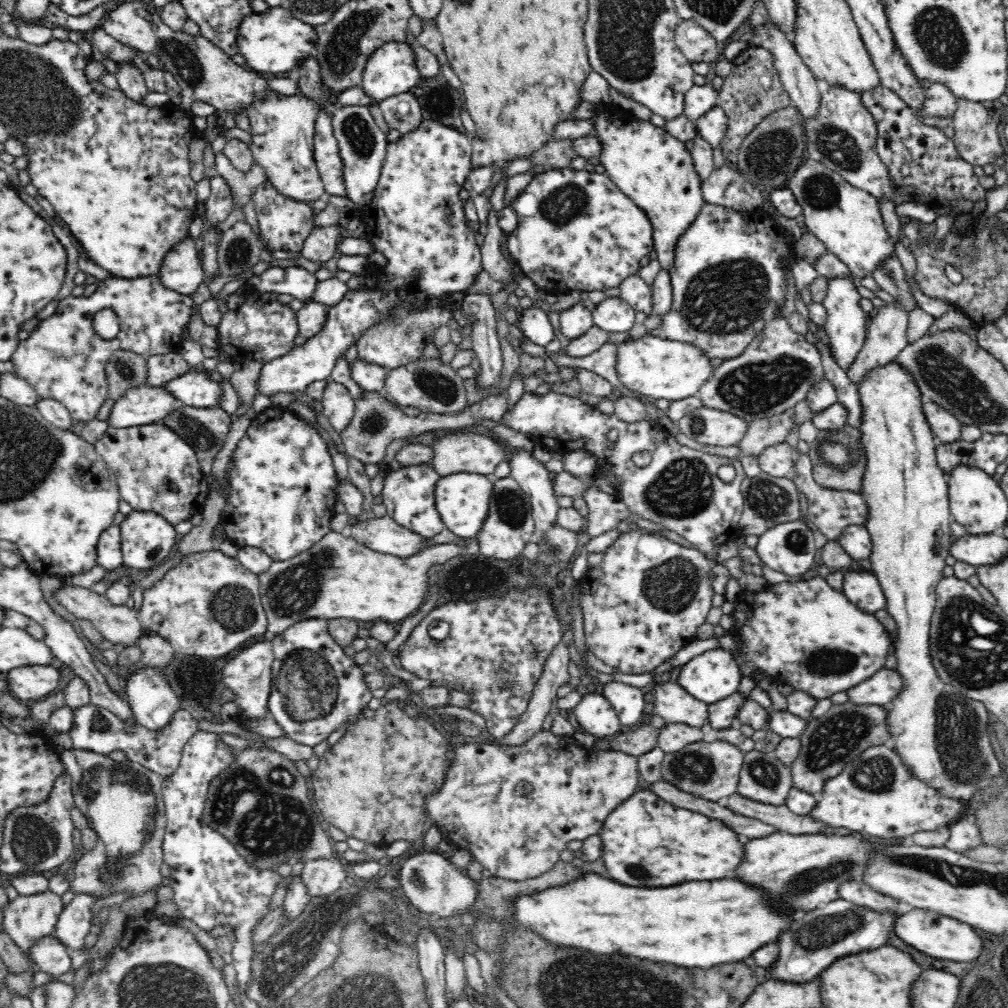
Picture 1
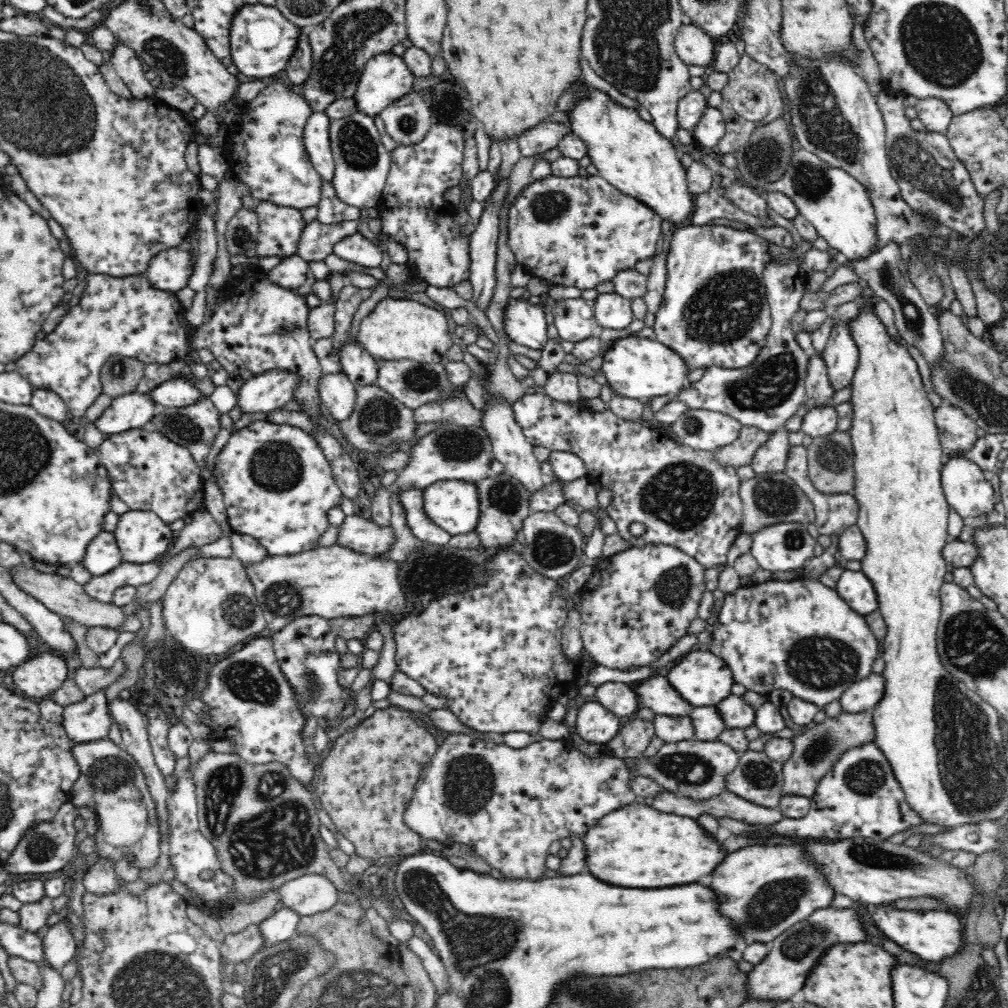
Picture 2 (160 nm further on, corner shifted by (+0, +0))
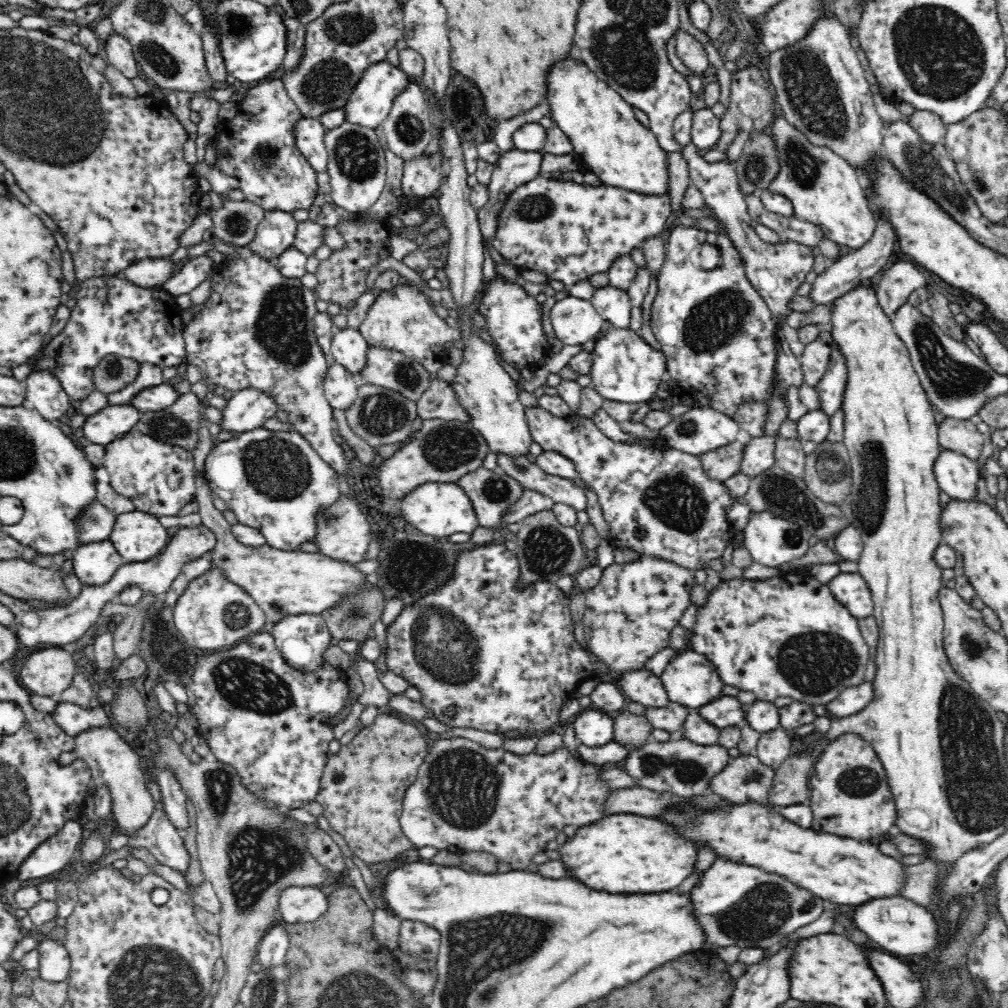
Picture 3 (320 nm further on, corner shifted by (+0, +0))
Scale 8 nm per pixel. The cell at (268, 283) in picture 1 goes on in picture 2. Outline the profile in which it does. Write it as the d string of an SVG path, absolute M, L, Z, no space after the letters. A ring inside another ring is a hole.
M298 254L283 257L274 268L264 272L265 279L284 290L296 290L306 282L309 266Z

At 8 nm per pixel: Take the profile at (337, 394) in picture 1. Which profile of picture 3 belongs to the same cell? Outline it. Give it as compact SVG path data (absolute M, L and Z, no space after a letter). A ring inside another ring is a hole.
M336 362L328 367L323 387L333 409L345 411L354 404L358 394L358 386L354 382L354 377Z

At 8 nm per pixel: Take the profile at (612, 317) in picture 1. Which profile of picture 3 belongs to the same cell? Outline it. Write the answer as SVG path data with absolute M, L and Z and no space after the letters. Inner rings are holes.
M606 286L606 288L596 288L590 299L594 308L600 313L600 316L606 322L610 322L611 328L618 329L629 329L630 322L630 308L631 300L629 294L624 290L618 290L613 286Z

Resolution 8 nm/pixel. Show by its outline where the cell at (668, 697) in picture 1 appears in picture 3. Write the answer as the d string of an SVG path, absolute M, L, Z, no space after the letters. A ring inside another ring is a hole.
M645 668L624 673L619 686L629 700L640 702L650 708L664 708L670 704L670 698L664 690L664 683Z

